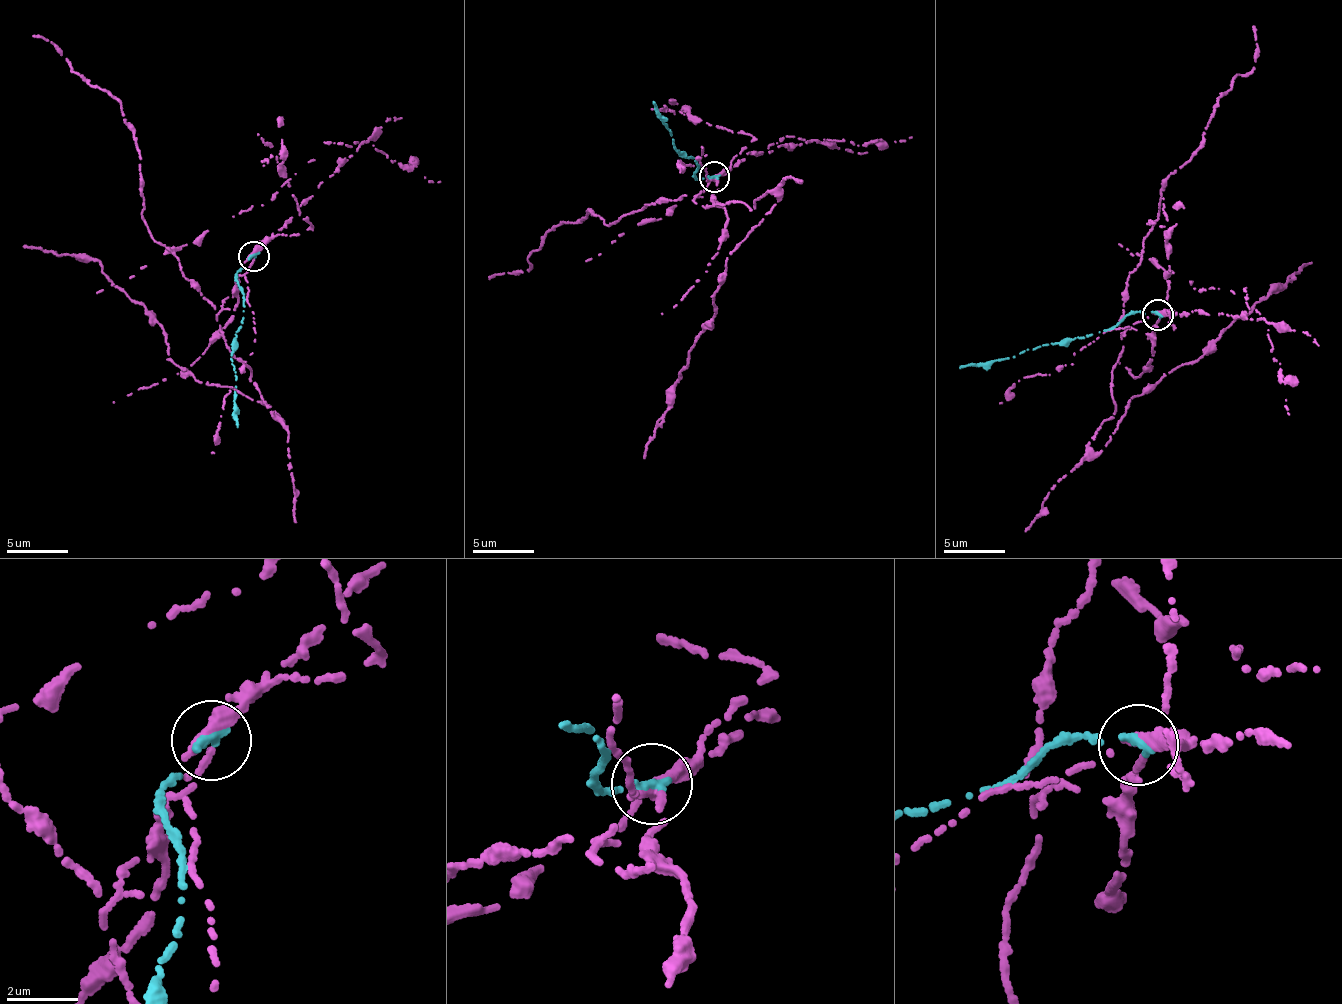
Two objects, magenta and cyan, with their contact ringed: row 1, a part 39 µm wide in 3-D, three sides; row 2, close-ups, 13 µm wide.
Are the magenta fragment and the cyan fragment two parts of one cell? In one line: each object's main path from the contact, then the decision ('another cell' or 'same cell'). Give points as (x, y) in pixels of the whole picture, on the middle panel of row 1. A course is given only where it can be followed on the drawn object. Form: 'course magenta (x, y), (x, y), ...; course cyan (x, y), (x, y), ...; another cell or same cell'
course magenta (714, 178), (714, 201), (695, 201), (706, 209), (764, 192), (777, 205), (725, 261), (713, 326), (644, 457); course cyan (714, 175), (696, 178), (696, 160), (675, 148), (654, 102); another cell

